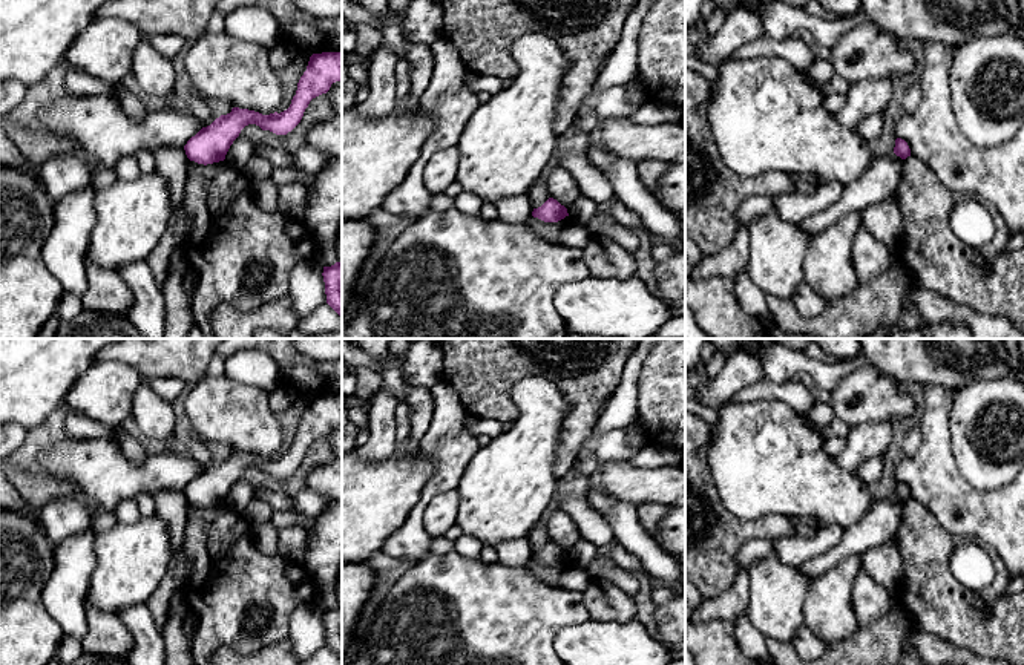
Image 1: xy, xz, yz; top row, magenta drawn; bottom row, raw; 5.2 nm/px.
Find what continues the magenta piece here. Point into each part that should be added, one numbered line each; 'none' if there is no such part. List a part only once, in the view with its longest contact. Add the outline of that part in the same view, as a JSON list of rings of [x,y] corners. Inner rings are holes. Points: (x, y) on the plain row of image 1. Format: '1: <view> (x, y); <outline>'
none

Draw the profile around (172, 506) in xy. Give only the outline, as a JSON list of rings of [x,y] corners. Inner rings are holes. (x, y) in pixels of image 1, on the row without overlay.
[[[161,490],[153,495],[155,510],[167,524],[170,536],[172,558],[167,573],[158,588],[146,602],[156,628],[162,633],[169,621],[169,604],[175,591],[182,588],[176,579],[176,552],[182,547],[184,530],[187,526],[189,501],[184,492]]]

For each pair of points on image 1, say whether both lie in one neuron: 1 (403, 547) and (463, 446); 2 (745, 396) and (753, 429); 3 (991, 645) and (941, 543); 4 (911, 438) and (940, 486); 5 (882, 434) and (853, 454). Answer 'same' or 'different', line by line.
1: same
2: different
3: same
4: different
5: same

